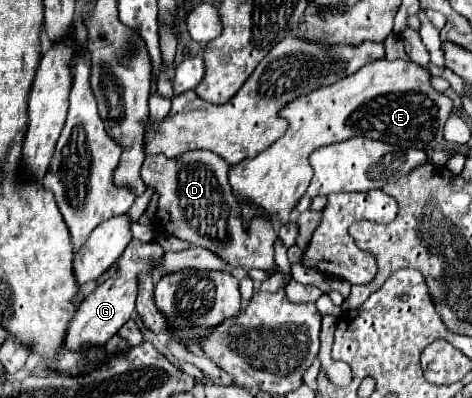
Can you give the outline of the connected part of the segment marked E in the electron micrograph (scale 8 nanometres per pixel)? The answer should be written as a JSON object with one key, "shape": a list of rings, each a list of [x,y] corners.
{"shape":[[[375,59],[339,83],[297,97],[281,109],[281,117],[289,121],[285,135],[255,159],[243,159],[229,171],[233,191],[237,191],[241,201],[249,203],[243,209],[243,217],[249,221],[249,215],[263,207],[267,215],[275,215],[277,223],[287,223],[289,211],[305,195],[313,177],[309,155],[315,149],[351,137],[369,137],[423,151],[433,149],[443,143],[443,127],[451,113],[453,101],[433,89],[429,69],[403,59]]]}

